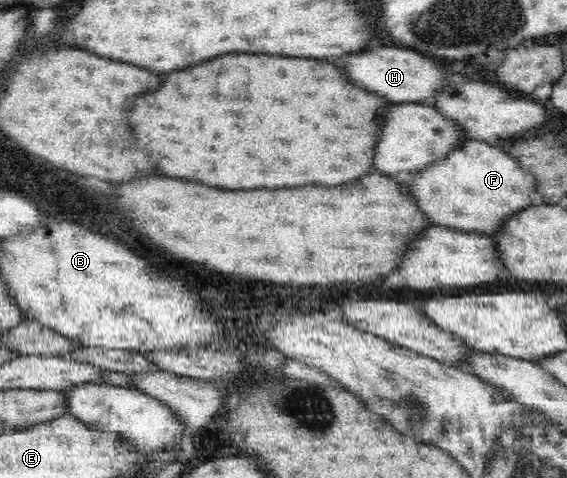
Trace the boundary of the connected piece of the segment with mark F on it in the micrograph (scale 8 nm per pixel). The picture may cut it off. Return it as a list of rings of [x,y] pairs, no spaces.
[[[469,139],[446,153],[444,158],[430,162],[422,170],[403,175],[399,180],[402,191],[406,191],[406,197],[414,201],[414,205],[424,213],[424,217],[430,221],[430,224],[486,236],[490,232],[493,233],[502,220],[508,220],[518,210],[530,204],[542,204],[538,198],[538,191],[534,189],[537,186],[535,179],[518,165],[518,161],[514,161],[508,153],[504,153],[499,145],[489,146],[484,141]]]

